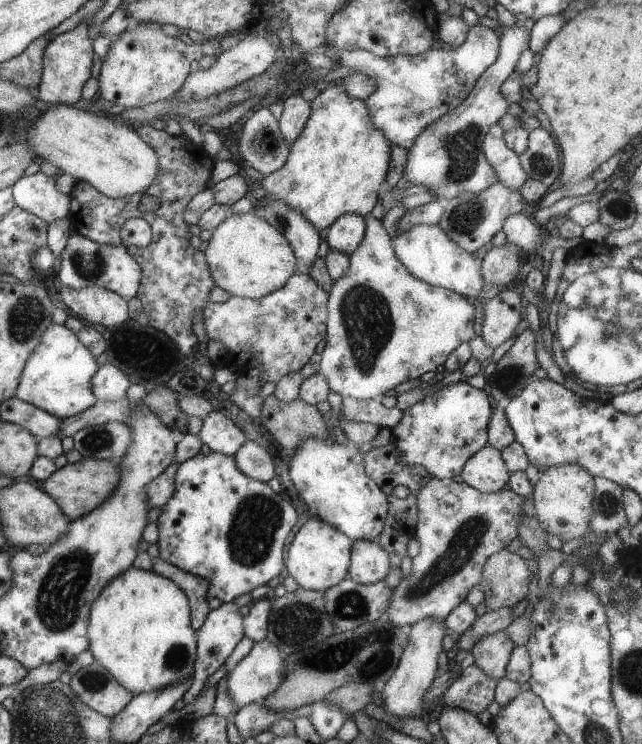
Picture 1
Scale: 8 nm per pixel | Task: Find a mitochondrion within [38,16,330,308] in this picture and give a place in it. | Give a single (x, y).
(88, 264)

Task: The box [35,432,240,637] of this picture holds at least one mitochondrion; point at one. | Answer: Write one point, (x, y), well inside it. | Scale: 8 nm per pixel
(73, 565)

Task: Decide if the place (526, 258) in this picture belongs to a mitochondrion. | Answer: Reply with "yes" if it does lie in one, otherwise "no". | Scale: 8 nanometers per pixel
no

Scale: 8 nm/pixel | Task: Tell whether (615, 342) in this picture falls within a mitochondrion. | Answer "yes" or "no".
yes

